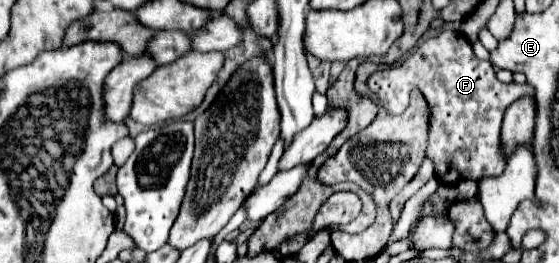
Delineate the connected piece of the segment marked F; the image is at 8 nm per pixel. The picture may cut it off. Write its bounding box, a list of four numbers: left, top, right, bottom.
[369,31,533,183]

